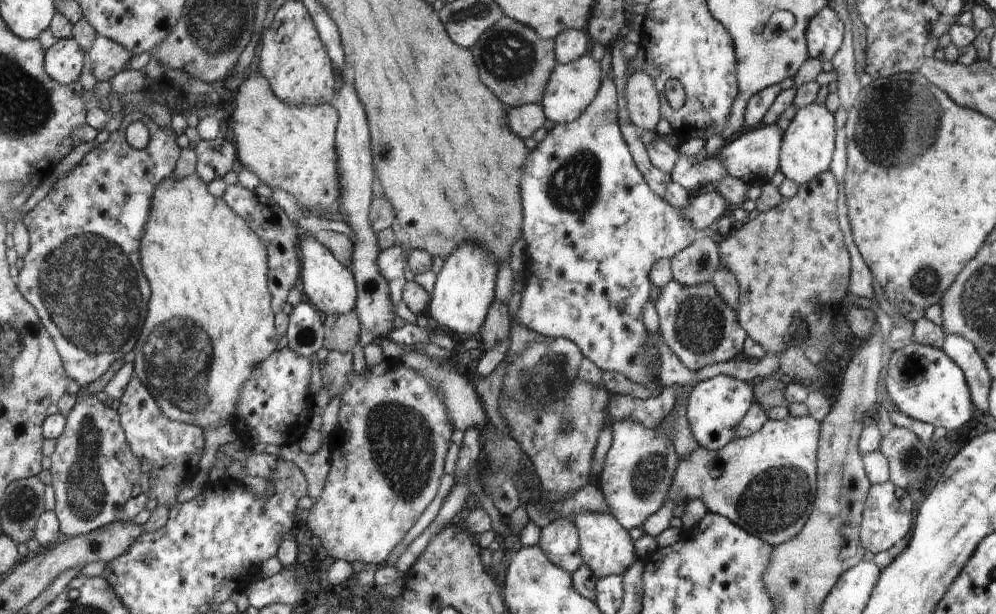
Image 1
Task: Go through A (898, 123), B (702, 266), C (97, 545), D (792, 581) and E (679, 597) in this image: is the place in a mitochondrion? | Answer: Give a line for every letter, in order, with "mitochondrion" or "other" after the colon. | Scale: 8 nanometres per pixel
A: mitochondrion
B: mitochondrion
C: mitochondrion
D: mitochondrion
E: other

